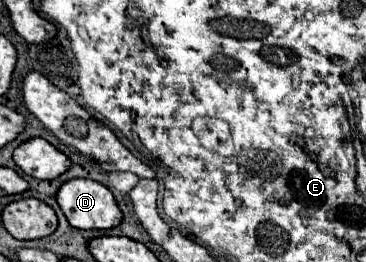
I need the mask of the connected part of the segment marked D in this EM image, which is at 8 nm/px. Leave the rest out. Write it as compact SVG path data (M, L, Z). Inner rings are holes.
M77 178L65 182L59 188L57 202L69 224L79 230L109 230L123 220L111 190L95 180Z

